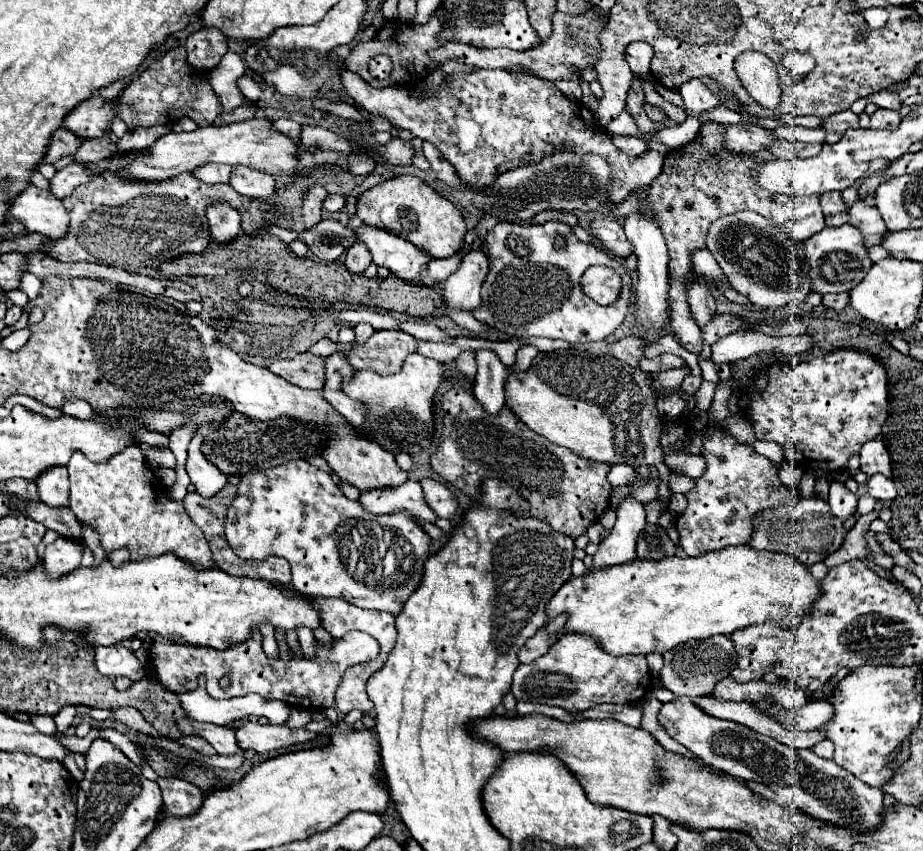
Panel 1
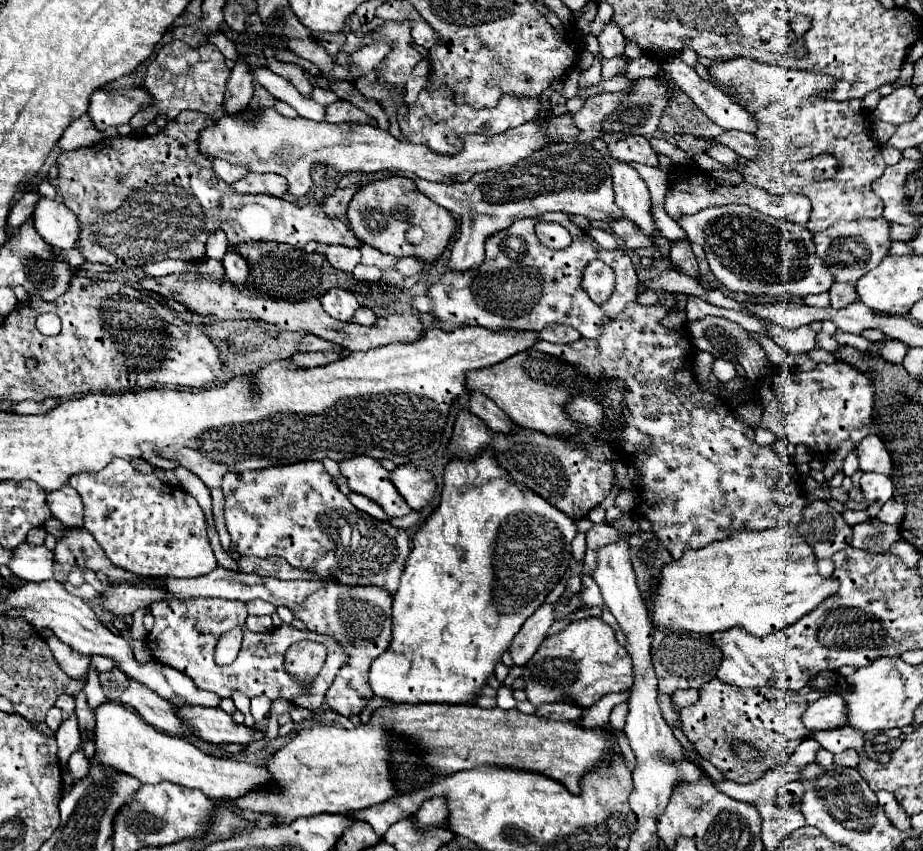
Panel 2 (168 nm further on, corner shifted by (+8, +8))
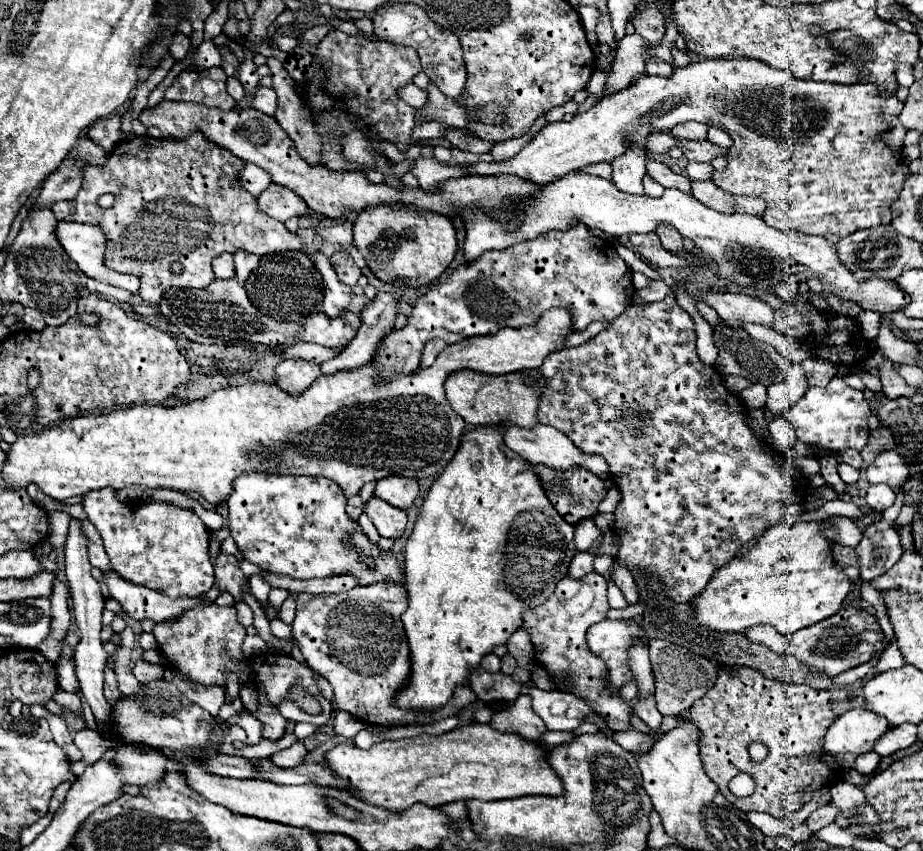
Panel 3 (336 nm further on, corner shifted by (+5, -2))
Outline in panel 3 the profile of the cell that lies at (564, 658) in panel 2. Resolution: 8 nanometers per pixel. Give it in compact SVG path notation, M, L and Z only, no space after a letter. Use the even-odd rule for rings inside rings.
M603 620L589 628L589 650L607 662L609 680L613 688L621 688L633 678L633 672L629 668L629 648L639 638L645 640L647 636L635 620Z

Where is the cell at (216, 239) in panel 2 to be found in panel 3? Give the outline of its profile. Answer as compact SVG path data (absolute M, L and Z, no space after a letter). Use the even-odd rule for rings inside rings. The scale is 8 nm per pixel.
M219 254L219 256L213 260L213 270L215 270L215 276L217 276L217 278L223 278L223 280L235 278L233 254Z

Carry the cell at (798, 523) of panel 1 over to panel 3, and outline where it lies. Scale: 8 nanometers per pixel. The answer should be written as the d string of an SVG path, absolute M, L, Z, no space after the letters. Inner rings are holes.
M833 544L833 558L839 566L857 566L857 554L849 546Z

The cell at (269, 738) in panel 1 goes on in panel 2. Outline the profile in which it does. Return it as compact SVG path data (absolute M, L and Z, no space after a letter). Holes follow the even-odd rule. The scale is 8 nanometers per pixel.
M184 706L184 710L176 710L176 714L194 728L198 738L212 744L248 744L260 732L254 726L236 724L222 708Z

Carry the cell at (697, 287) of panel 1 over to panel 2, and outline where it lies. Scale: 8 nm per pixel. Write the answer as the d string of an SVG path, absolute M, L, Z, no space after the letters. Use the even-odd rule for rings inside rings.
M672 242L672 250L670 250L670 260L676 266L678 272L690 276L690 278L700 278L698 272L698 264L696 264L696 256L690 248L690 242Z

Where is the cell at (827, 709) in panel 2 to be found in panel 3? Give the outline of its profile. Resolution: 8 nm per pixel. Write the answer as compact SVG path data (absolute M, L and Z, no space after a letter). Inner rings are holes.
M865 708L849 710L835 718L835 722L829 726L823 748L825 754L841 754L849 752L855 756L867 754L873 750L875 742L891 730L891 724Z

